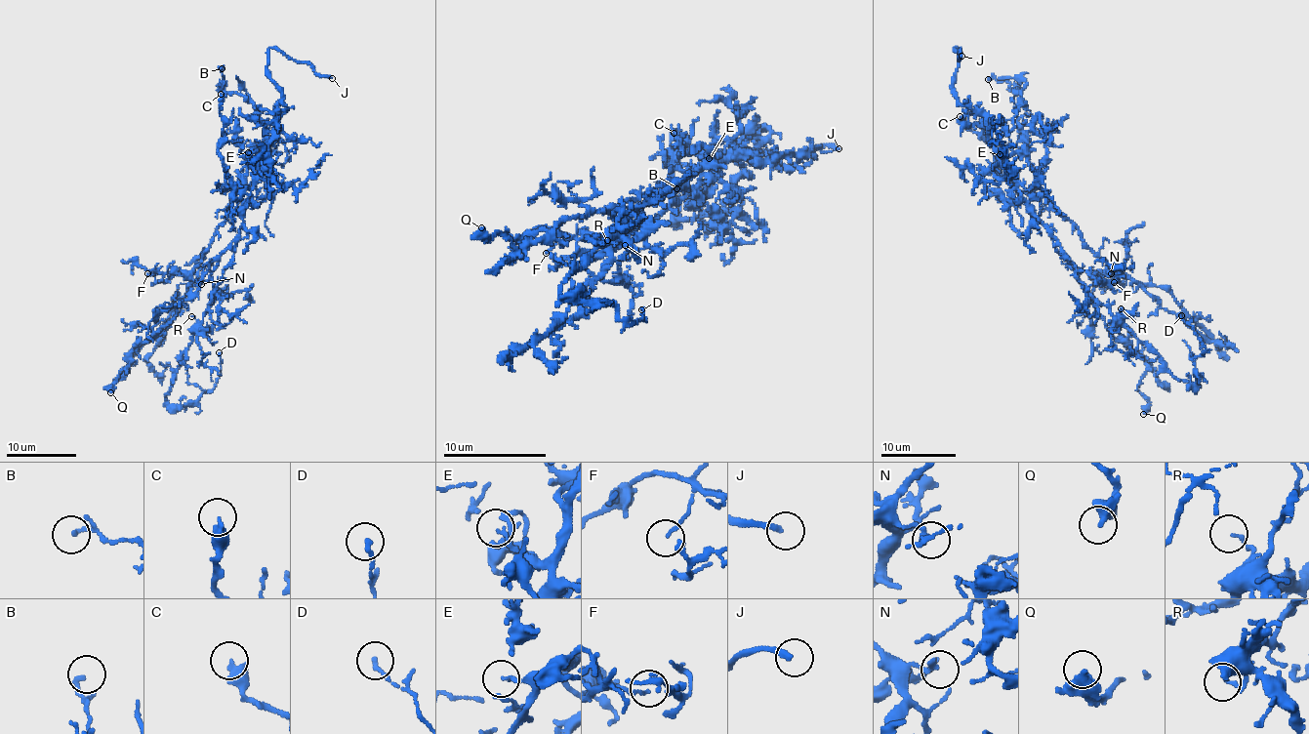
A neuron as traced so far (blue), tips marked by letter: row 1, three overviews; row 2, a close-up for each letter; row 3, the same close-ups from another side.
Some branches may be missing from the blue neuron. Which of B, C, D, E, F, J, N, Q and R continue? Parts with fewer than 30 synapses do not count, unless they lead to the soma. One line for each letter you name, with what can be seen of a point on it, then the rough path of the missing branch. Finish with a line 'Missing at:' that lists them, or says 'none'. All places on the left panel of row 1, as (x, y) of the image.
E: place (248, 152); course (248, 152), (240, 131), (234, 137), (234, 142), (241, 149), (241, 160)
J: place (332, 78); course (332, 78), (392, 116), (397, 81), (420, 72), (424, 51)
Missing at: E, J

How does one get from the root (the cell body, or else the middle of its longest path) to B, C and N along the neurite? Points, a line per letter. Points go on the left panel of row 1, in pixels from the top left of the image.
B: (251, 187), (264, 166), (269, 139), (266, 140), (265, 122), (255, 105), (244, 96), (224, 90), (222, 68)
C: (251, 187), (263, 164), (251, 158), (243, 183), (234, 190), (226, 188), (219, 150), (224, 136), (221, 94)
N: (251, 187), (263, 164), (251, 158), (248, 175), (231, 201), (226, 218), (192, 272), (192, 277), (201, 284)

